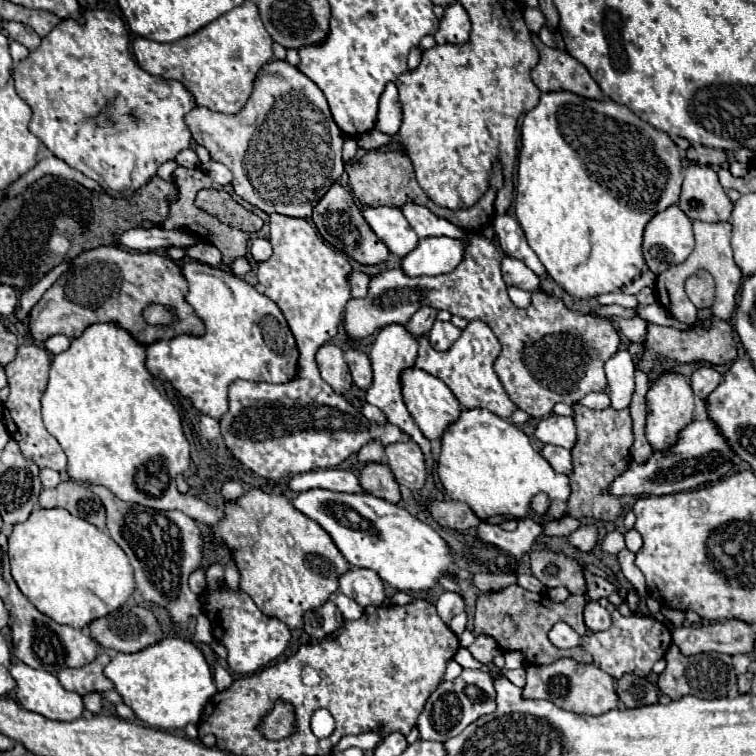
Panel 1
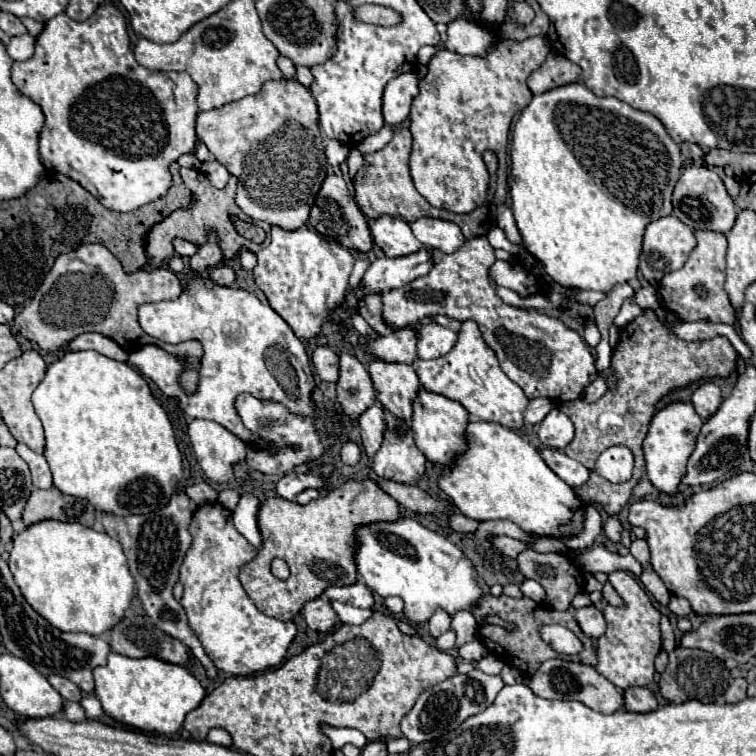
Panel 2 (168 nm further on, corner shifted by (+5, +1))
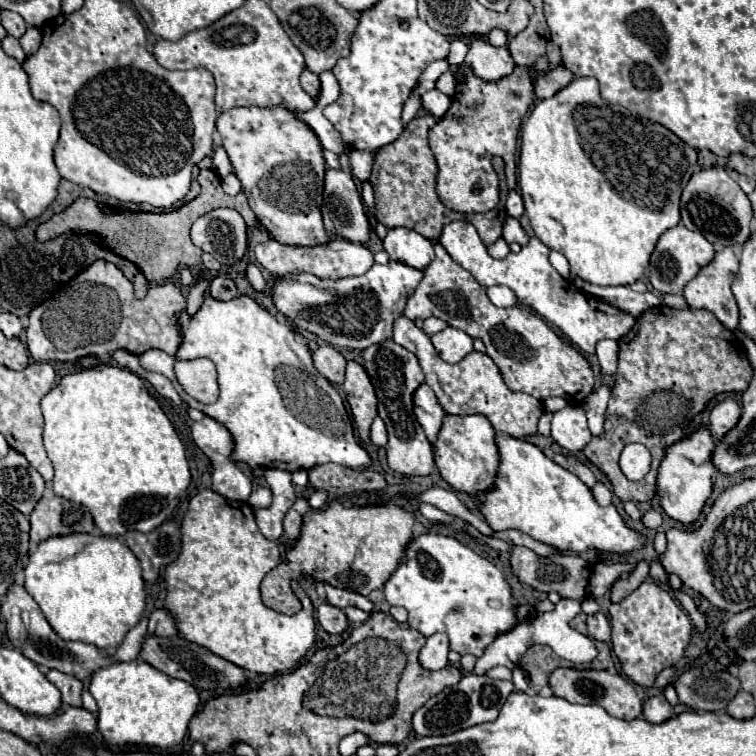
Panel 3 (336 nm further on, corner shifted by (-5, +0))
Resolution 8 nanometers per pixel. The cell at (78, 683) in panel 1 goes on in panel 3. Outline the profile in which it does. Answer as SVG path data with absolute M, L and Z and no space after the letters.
M49 669L49 673L45 675L59 691L61 691L61 701L65 705L71 707L81 707L81 691L83 691L83 683L79 679L75 679L73 675L65 675L57 669Z

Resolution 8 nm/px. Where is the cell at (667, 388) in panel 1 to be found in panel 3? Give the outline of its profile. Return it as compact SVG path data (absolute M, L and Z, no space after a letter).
M707 429L695 431L691 437L667 447L667 455L661 461L659 475L657 475L657 489L661 495L661 507L663 511L681 525L691 525L699 519L705 501L713 493L713 475L715 465L711 463L713 457L713 439Z

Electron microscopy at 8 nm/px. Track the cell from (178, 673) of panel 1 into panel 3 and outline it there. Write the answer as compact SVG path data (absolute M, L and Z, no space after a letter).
M111 663L93 673L89 693L97 701L97 723L105 743L117 747L157 747L179 745L187 725L197 711L199 695L187 681L169 677L149 663Z

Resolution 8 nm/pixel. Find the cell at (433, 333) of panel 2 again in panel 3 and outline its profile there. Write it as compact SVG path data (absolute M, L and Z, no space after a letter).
M445 327L443 331L435 333L431 337L431 343L439 357L451 365L463 361L463 357L473 351L473 339L465 331L455 327Z

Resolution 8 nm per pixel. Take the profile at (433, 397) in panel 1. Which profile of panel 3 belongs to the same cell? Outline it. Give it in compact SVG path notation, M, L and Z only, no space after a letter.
M447 415L435 443L435 463L441 477L455 489L467 495L479 495L495 489L495 475L499 469L499 449L495 443L495 429L485 415Z

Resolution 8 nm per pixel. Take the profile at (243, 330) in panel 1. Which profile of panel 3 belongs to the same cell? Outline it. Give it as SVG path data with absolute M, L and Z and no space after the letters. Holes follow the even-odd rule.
M241 295L231 301L217 301L213 297L207 297L203 301L201 309L193 317L189 317L187 313L181 313L179 323L183 329L183 343L181 343L177 355L169 357L165 351L151 349L151 351L145 351L143 355L139 355L141 367L147 371L165 375L189 407L199 409L201 413L213 417L215 421L219 421L221 425L225 425L229 429L233 443L235 443L231 459L245 463L251 469L275 467L275 469L283 469L289 473L299 471L299 469L313 469L313 467L325 465L325 463L337 463L337 465L343 465L349 469L359 469L359 471L367 469L371 465L369 453L357 443L357 439L353 435L351 417L347 417L347 409L343 405L341 395L325 377L321 377L317 373L307 345L297 343L291 329L287 325L279 323L269 311L265 311L261 305L257 305L251 297ZM199 357L213 359L217 365L221 395L219 395L217 403L211 403L211 405L197 403L193 397L189 397L185 391L181 391L181 385L177 383L177 377L173 373L175 359L199 359Z

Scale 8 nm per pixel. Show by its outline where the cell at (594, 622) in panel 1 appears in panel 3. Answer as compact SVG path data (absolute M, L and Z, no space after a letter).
M601 611L595 613L595 615L589 615L587 617L587 633L593 639L599 639L599 641L607 641L609 643L609 639L611 639L609 619Z

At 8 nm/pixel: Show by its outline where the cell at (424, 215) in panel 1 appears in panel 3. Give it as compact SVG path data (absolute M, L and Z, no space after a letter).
M523 213L519 217L519 223L523 223L523 229L529 235L529 243L519 253L509 253L505 259L491 259L487 253L487 247L479 239L475 227L467 221L453 221L443 227L443 235L439 243L447 249L453 261L457 261L463 269L467 269L483 287L491 285L507 285L515 295L519 305L527 305L535 309L539 315L543 315L551 325L559 327L561 333L581 351L595 353L595 345L601 339L615 339L619 341L633 325L635 317L615 305L603 303L599 299L583 295L573 283L563 279L549 263L549 249L543 245L531 225L527 215Z

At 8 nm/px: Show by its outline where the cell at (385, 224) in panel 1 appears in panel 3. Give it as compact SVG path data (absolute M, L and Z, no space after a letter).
M405 227L389 229L387 237L383 239L383 247L389 253L391 261L407 263L409 267L415 267L419 271L423 271L435 257L433 243Z

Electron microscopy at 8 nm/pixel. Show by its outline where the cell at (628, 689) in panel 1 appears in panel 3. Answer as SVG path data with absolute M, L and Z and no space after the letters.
M663 693L649 697L649 699L645 701L645 705L643 705L643 717L645 717L649 723L663 723L663 721L667 721L671 715L673 715L673 709L671 709L671 705L667 703L667 699L665 699Z

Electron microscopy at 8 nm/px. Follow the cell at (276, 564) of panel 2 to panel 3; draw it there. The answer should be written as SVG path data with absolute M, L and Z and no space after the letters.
M211 489L199 491L187 507L181 523L181 551L173 563L165 567L167 595L163 599L163 609L175 619L179 635L191 643L207 647L211 653L247 669L253 673L275 675L287 673L305 657L305 653L315 643L315 619L313 605L298 580L291 586L302 602L302 609L295 615L273 613L261 601L259 583L261 579L281 563L281 551L277 543L265 539L257 529L253 507L241 501L229 501Z

